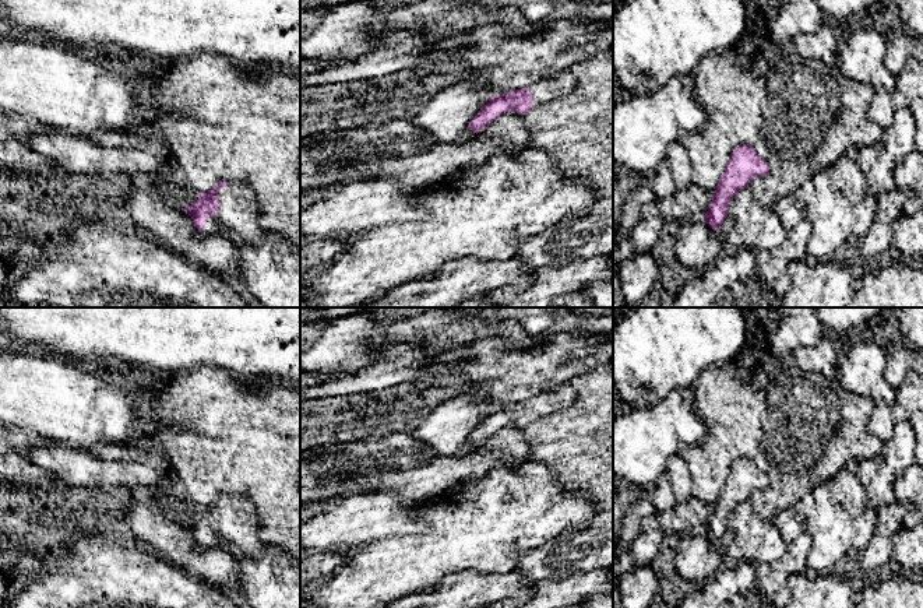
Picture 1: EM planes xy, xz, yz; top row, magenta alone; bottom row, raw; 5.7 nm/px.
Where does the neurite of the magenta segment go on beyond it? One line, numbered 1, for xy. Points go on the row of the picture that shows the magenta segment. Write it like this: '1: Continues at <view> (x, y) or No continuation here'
1: Continues at xy (239, 210)

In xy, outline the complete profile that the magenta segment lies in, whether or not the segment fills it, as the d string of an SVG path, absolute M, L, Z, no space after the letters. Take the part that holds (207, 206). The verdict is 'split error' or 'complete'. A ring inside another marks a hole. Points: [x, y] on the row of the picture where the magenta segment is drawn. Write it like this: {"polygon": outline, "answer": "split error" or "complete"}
{"polygon": "M218 182L198 200L184 207L202 235L233 232L240 240L260 245L272 233L258 224L258 205L250 186L240 182Z", "answer": "split error"}

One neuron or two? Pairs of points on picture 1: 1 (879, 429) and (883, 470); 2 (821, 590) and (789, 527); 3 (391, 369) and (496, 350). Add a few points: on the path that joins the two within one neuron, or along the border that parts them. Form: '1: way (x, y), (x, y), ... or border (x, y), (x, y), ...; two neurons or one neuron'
1: border (897, 422), (892, 433), (884, 442); two neurons
2: border (807, 570), (810, 573), (830, 573); two neurons
3: border (436, 355), (440, 364), (448, 364), (453, 369); two neurons

